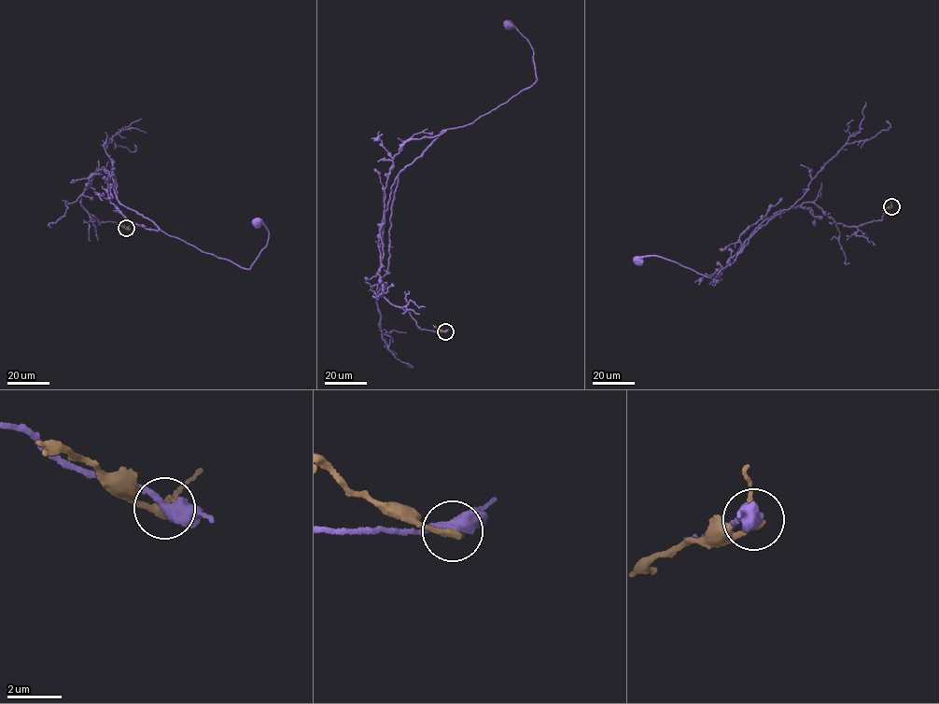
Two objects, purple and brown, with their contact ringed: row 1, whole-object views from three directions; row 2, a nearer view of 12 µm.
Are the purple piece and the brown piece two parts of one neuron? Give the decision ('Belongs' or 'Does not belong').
Does not belong

